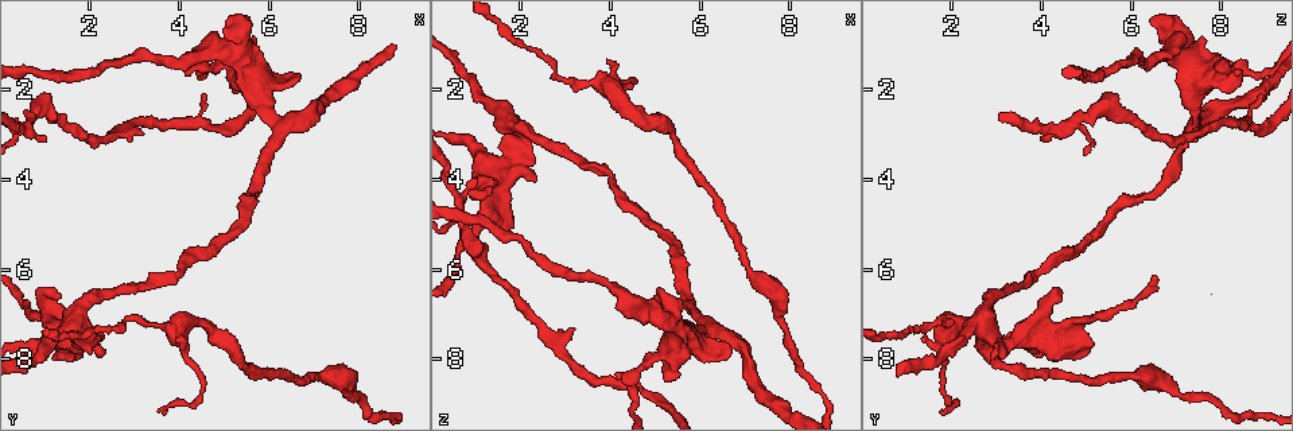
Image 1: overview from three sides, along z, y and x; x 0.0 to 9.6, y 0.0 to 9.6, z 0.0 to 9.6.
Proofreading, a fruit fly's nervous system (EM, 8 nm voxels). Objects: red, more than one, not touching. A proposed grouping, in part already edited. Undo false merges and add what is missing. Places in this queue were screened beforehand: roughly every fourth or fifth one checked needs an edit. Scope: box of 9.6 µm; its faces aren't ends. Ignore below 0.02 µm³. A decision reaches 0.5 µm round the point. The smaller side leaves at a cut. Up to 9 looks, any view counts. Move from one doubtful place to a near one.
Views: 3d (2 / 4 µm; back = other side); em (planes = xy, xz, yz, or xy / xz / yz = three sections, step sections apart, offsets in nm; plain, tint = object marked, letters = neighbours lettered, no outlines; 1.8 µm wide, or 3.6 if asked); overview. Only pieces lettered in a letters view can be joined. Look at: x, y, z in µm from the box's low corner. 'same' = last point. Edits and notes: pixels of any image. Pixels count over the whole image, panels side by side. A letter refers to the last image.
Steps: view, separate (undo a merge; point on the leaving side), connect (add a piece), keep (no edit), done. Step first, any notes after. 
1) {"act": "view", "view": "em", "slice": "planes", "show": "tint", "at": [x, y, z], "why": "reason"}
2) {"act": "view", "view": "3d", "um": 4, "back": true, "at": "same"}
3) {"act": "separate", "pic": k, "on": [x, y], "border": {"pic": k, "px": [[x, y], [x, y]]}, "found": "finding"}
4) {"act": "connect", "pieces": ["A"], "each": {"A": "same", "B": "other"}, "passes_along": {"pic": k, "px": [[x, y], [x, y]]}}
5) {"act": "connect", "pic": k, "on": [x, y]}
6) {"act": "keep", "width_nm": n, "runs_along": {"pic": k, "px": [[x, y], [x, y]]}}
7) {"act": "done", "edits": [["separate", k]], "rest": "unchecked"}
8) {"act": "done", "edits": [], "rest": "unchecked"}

{"act": "view", "view": "3d", "um": 4, "at": [0.65, 2.65, 4.80], "why": "sharp bend"}

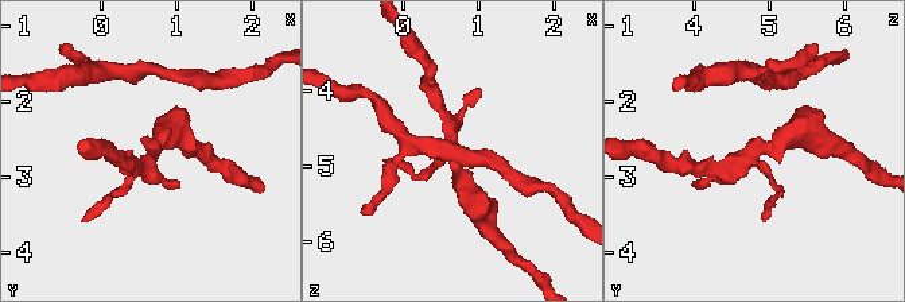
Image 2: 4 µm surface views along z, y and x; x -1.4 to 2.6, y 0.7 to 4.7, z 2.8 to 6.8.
{"act": "view", "view": "em", "slice": "yz", "step": 4, "show": "letters", "at": [0.60, 2.75, 4.70], "why": "now the EM"}

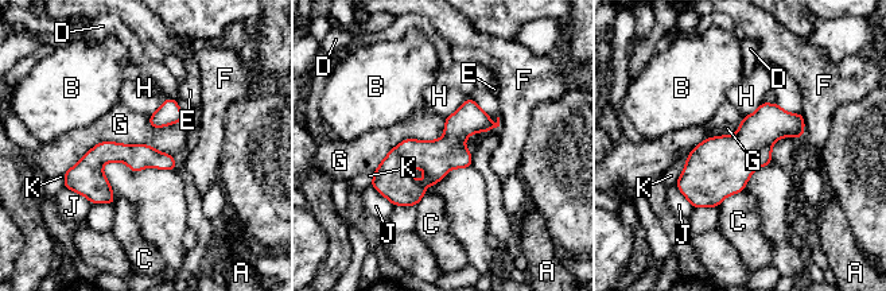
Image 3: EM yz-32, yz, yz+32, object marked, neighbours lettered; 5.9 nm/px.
{"act": "keep", "each": {"A": "other", "B": "other", "C": "other", "D": "other", "E": "other", "F": "other", "G": "other", "H": "other", "J": "other", "K": "other"}, "border": {"pic": 3, "px": [[173, 155], [98, 142], [62, 174]]}, "found": "continuous, no second cell"}

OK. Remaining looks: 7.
{"act": "view", "view": "em", "slice": "planes", "show": "letters", "at": [4.55, 2.15, 8.85]}

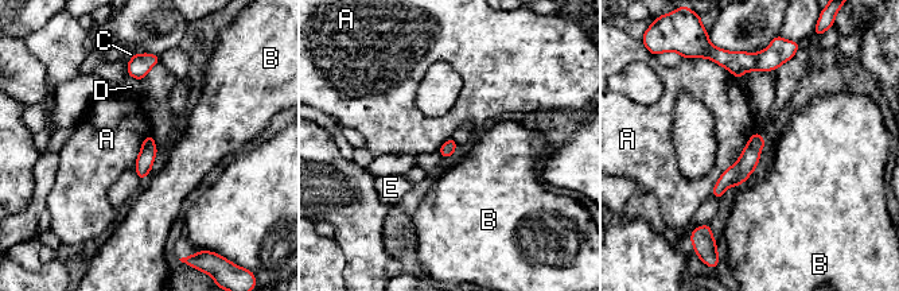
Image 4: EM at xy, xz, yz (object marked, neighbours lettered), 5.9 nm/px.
{"act": "keep", "each": {"A": "other", "B": "other", "C": "other", "D": "other", "E": "other"}, "found": "none of them fits"}

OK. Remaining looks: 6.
{"act": "view", "view": "3d", "um": 2, "back": true, "at": [3.20, 3.05, 7.40], "why": "an open end"}

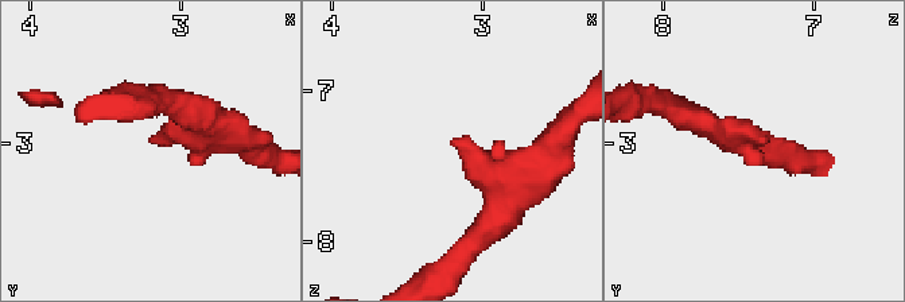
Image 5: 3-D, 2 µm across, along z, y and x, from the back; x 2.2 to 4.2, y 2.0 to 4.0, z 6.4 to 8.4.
{"act": "view", "view": "em", "um": 3.6, "slice": "planes", "show": "letters", "at": [3.14, 2.98, 7.36], "arm_widths_nm": [190, 200]}

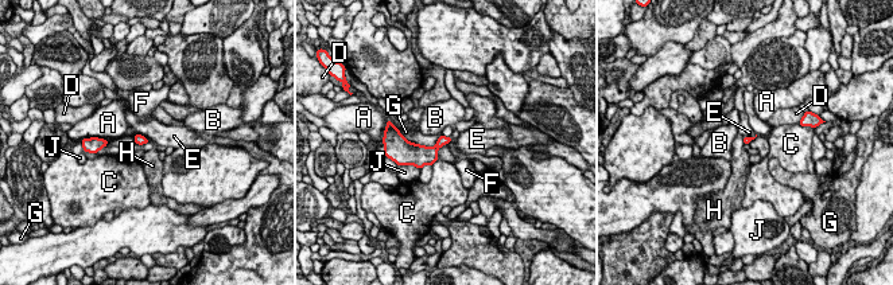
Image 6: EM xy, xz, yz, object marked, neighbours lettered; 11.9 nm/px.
{"act": "keep", "each": {"A": "other", "B": "other", "C": "other", "D": "other", "E": "other", "F": "other", "G": "other", "H": "other", "J": "other"}, "border": {"pic": 6, "px": [[400, 132], [431, 147], [441, 136]]}, "found": "no lettered piece goes on from it"}

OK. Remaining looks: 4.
{"act": "view", "view": "3d", "um": 2, "at": [2.30, 7.40, 3.60], "why": "an open end"}

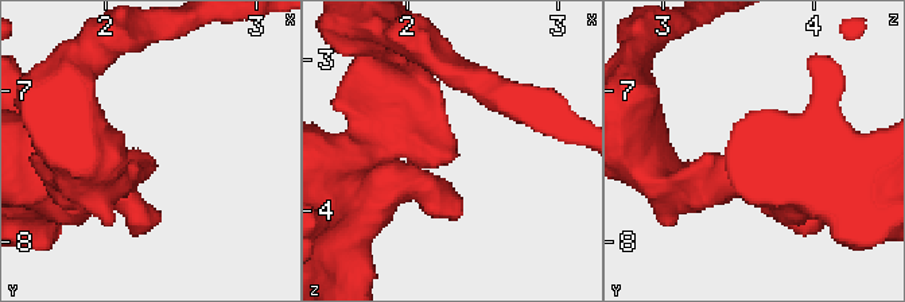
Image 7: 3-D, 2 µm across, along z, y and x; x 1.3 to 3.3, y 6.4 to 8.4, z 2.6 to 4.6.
{"act": "view", "view": "em", "slice": "yz", "step": 4, "show": "letters", "at": [2.32, 7.44, 3.62], "why": "shape alone is not enough"}

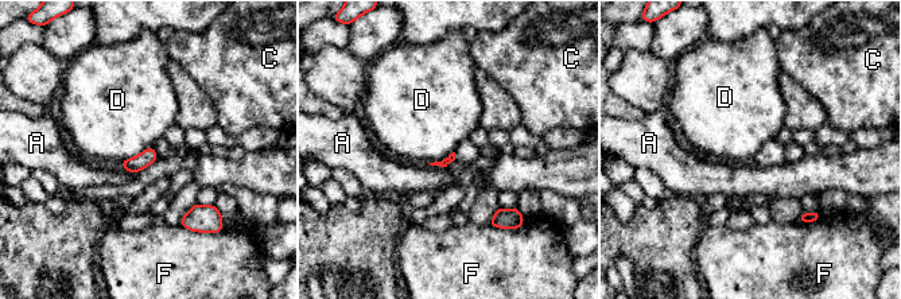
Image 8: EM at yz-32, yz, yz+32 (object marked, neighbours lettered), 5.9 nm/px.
{"act": "view", "view": "em", "slice": "planes", "show": "letters", "at": "same", "why": "cut it another way"}

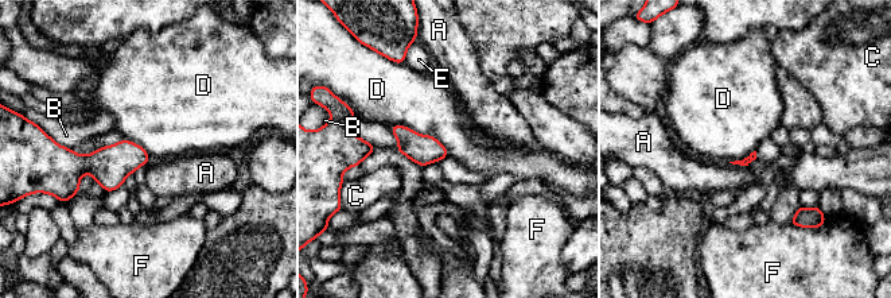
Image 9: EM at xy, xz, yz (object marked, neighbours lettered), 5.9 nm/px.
{"act": "keep", "each": {"A": "other", "B": "other", "C": "other", "D": "other", "E": "other", "F": "other"}, "border": {"pic": 9, "px": [[389, 126], [432, 135], [448, 155]]}, "found": "no lettered piece goes on from it"}

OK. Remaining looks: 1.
{"act": "done", "edits": [], "rest": "unchecked"}

